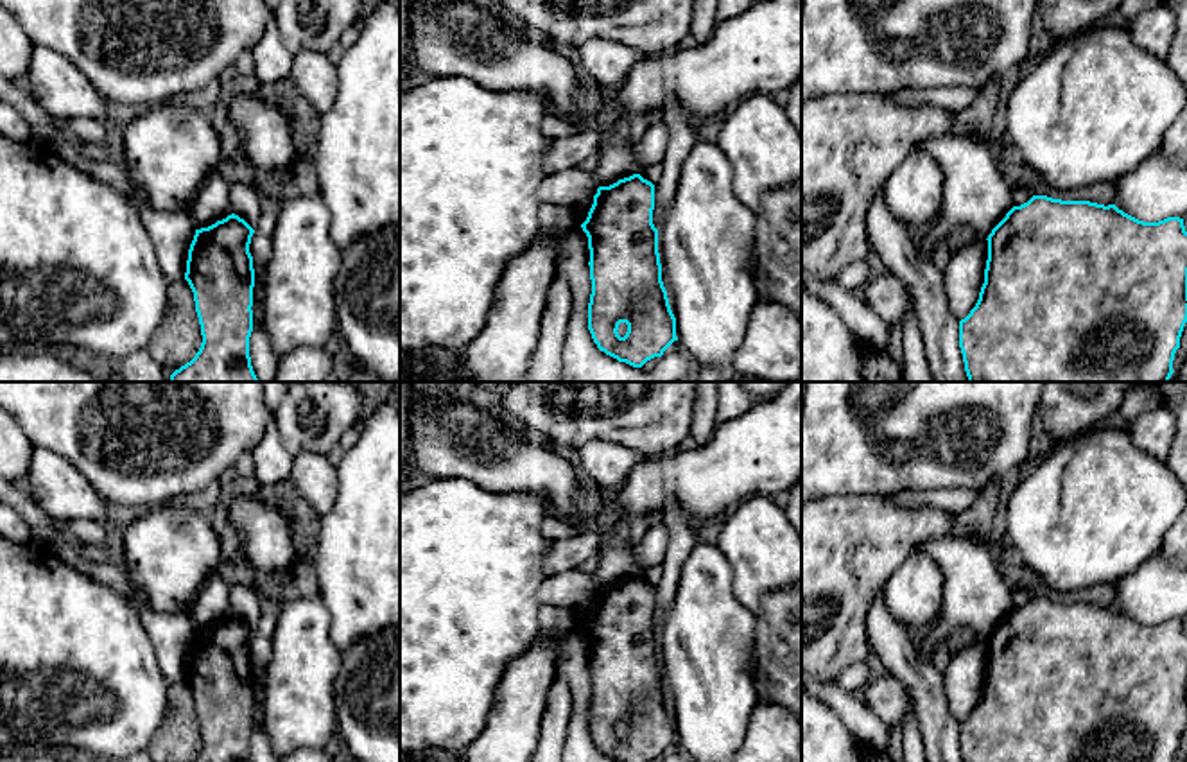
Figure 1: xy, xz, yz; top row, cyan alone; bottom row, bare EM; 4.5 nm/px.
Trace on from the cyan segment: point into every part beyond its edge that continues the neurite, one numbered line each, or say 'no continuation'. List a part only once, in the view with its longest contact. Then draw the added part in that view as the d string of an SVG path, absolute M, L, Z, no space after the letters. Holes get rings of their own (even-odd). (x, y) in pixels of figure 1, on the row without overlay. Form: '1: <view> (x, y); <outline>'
no continuation

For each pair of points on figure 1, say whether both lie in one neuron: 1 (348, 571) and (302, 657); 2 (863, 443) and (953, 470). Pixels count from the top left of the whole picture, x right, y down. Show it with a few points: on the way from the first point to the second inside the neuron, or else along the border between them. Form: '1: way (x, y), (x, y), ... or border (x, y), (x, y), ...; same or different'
1: border (318, 594), (330, 615), (330, 640), (339, 649); different
2: way (884, 445), (927, 445), (931, 449); same

